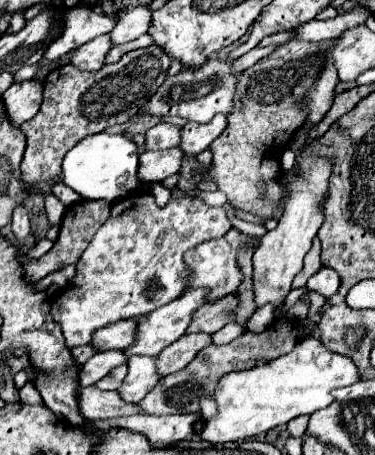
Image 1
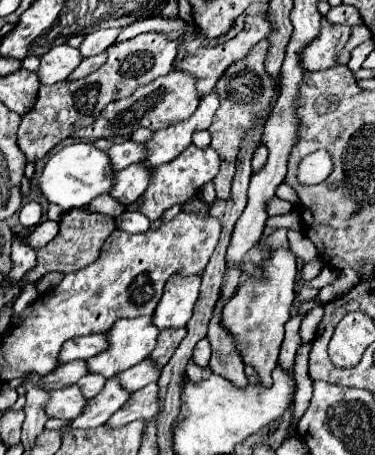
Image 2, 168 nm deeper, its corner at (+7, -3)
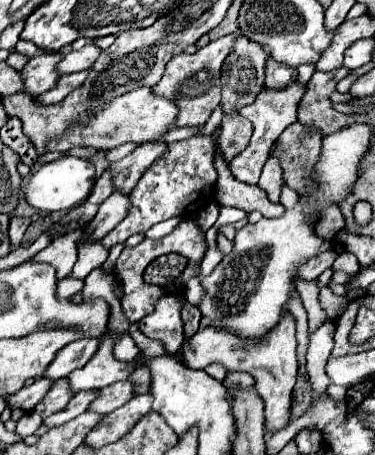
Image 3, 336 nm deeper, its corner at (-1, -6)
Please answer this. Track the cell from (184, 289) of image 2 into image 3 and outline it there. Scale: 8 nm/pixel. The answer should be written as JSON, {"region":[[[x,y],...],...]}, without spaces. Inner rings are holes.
{"region":[[[164,294],[156,302],[154,312],[138,322],[140,332],[148,338],[160,340],[168,354],[176,354],[176,350],[184,342],[180,308],[182,308],[182,298],[174,294]]]}

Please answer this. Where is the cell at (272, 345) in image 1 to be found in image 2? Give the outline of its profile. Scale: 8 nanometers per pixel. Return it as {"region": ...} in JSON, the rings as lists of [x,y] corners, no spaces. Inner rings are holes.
{"region":[[[150,383],[138,391],[132,393],[128,403],[124,403],[122,409],[118,409],[112,419],[108,419],[108,425],[122,427],[136,419],[154,419],[160,413],[158,409],[158,385]]]}

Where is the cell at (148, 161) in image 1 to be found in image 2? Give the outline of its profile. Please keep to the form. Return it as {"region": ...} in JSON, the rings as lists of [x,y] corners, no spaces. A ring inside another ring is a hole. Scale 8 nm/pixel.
{"region":[[[134,163],[116,173],[116,187],[112,189],[112,197],[124,205],[132,205],[148,187],[154,169],[146,163]]]}

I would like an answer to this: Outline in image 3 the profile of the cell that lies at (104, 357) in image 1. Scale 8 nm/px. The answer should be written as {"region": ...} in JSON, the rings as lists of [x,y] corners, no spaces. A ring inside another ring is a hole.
{"region":[[[38,378],[34,384],[20,388],[16,394],[10,394],[6,398],[6,406],[10,410],[14,410],[14,408],[20,408],[24,412],[34,410],[36,402],[40,402],[40,398],[44,398],[44,394],[48,392],[48,386],[52,386],[52,382],[54,380],[50,380],[50,378]]]}

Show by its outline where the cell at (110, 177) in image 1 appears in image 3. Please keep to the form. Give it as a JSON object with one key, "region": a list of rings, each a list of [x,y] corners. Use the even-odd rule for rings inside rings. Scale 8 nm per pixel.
{"region":[[[60,156],[58,160],[52,160],[44,166],[40,166],[38,172],[32,172],[30,180],[26,182],[24,188],[24,198],[26,202],[42,212],[58,212],[58,210],[72,210],[84,198],[90,194],[94,186],[94,166],[88,160],[74,158],[74,156]]]}

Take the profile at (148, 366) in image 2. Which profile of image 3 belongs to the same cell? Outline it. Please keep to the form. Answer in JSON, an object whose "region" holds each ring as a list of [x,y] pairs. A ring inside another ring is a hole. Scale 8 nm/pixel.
{"region":[[[126,380],[124,382],[114,382],[114,384],[110,384],[110,386],[100,390],[96,402],[92,402],[88,406],[88,410],[96,412],[96,414],[110,414],[112,410],[116,410],[122,404],[126,404],[132,396],[134,394],[132,394],[130,382],[126,382]]]}

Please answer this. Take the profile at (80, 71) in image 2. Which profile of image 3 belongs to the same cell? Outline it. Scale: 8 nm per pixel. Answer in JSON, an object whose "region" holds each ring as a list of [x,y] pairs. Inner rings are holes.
{"region":[[[76,72],[76,74],[66,74],[62,78],[58,78],[56,86],[52,90],[48,90],[46,94],[40,94],[36,96],[36,102],[40,102],[42,106],[50,106],[50,104],[56,104],[56,102],[62,102],[76,86],[80,86],[84,82],[84,78],[88,76],[88,72]]]}

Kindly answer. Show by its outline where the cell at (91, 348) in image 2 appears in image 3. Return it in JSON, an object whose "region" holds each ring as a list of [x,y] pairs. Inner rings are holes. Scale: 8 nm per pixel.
{"region":[[[82,338],[82,340],[74,340],[70,344],[66,344],[64,348],[58,350],[56,358],[52,360],[52,364],[46,368],[44,376],[46,378],[66,378],[70,372],[74,372],[76,368],[82,368],[90,358],[92,354],[96,354],[98,350],[98,344],[96,340],[90,340],[90,338]]]}

